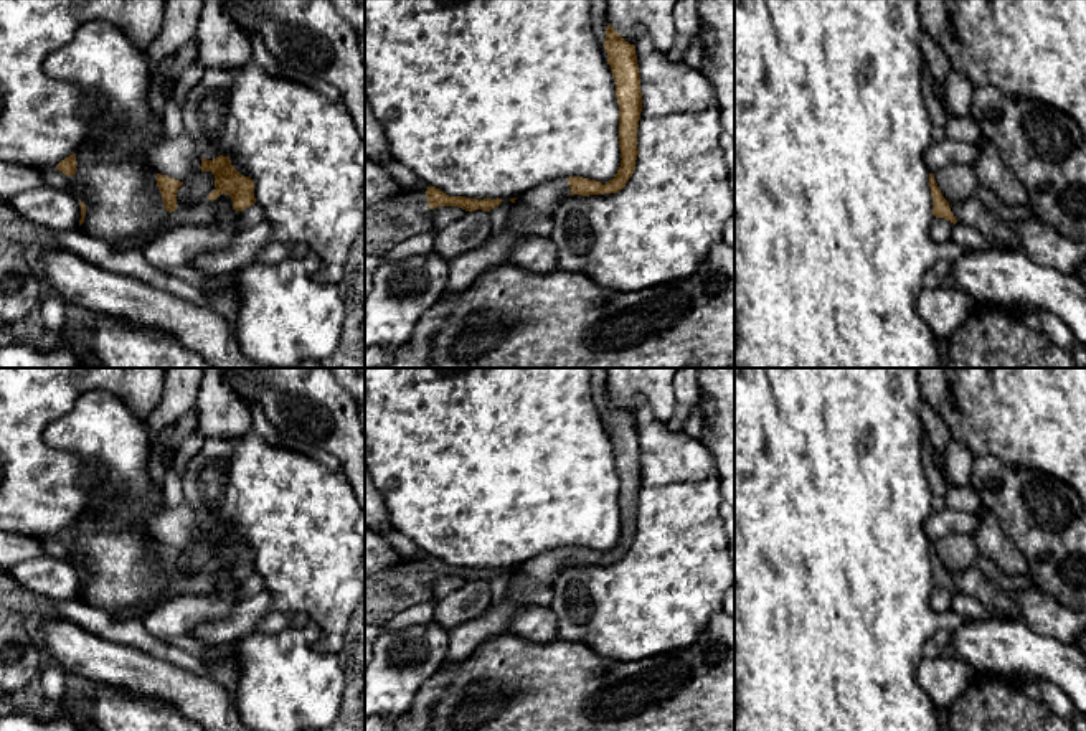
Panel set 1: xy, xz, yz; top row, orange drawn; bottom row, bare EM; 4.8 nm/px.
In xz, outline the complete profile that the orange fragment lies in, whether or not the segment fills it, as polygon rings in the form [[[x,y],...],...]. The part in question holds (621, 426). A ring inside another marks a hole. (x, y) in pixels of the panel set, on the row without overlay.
[[[609,393],[606,398],[604,419],[607,434],[616,450],[616,469],[619,474],[619,518],[621,536],[606,554],[583,546],[569,546],[558,551],[541,553],[536,558],[510,568],[512,573],[526,576],[540,584],[551,586],[551,581],[568,564],[604,564],[617,563],[626,556],[635,540],[637,497],[642,482],[640,444],[635,416],[627,413]]]

